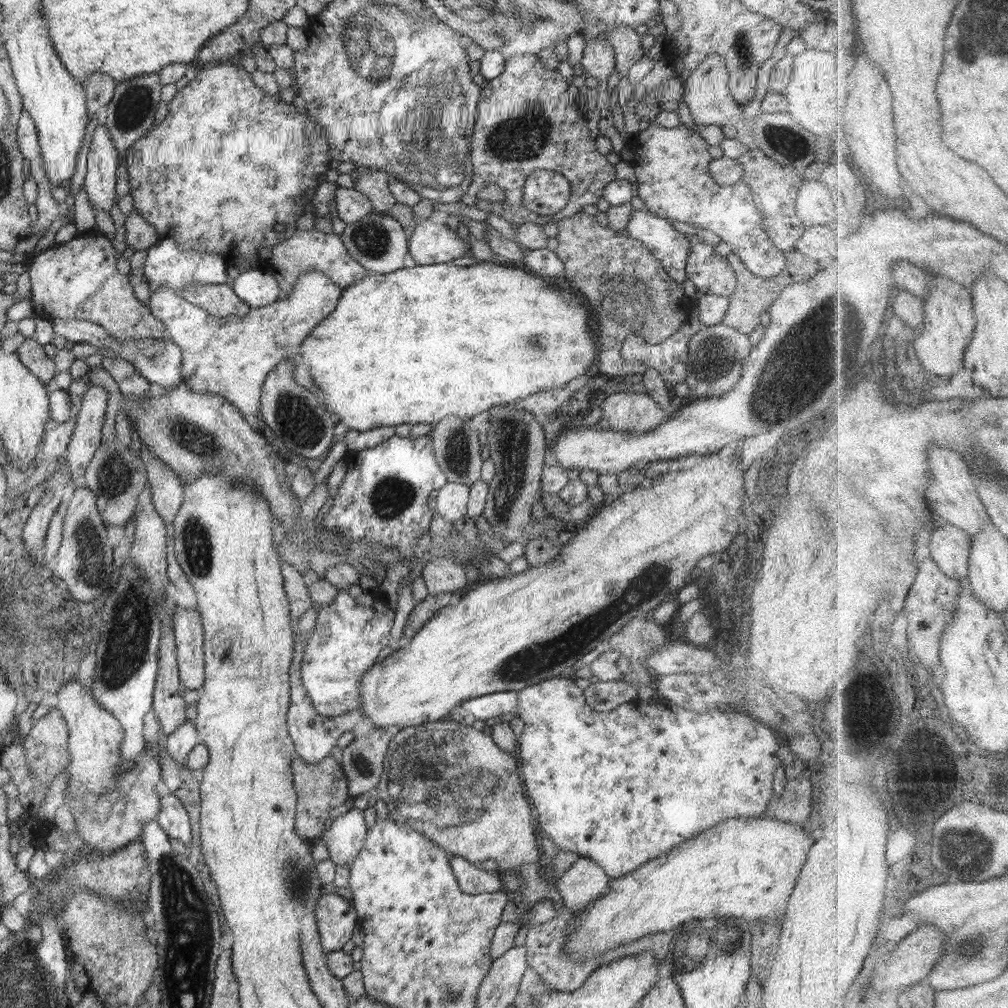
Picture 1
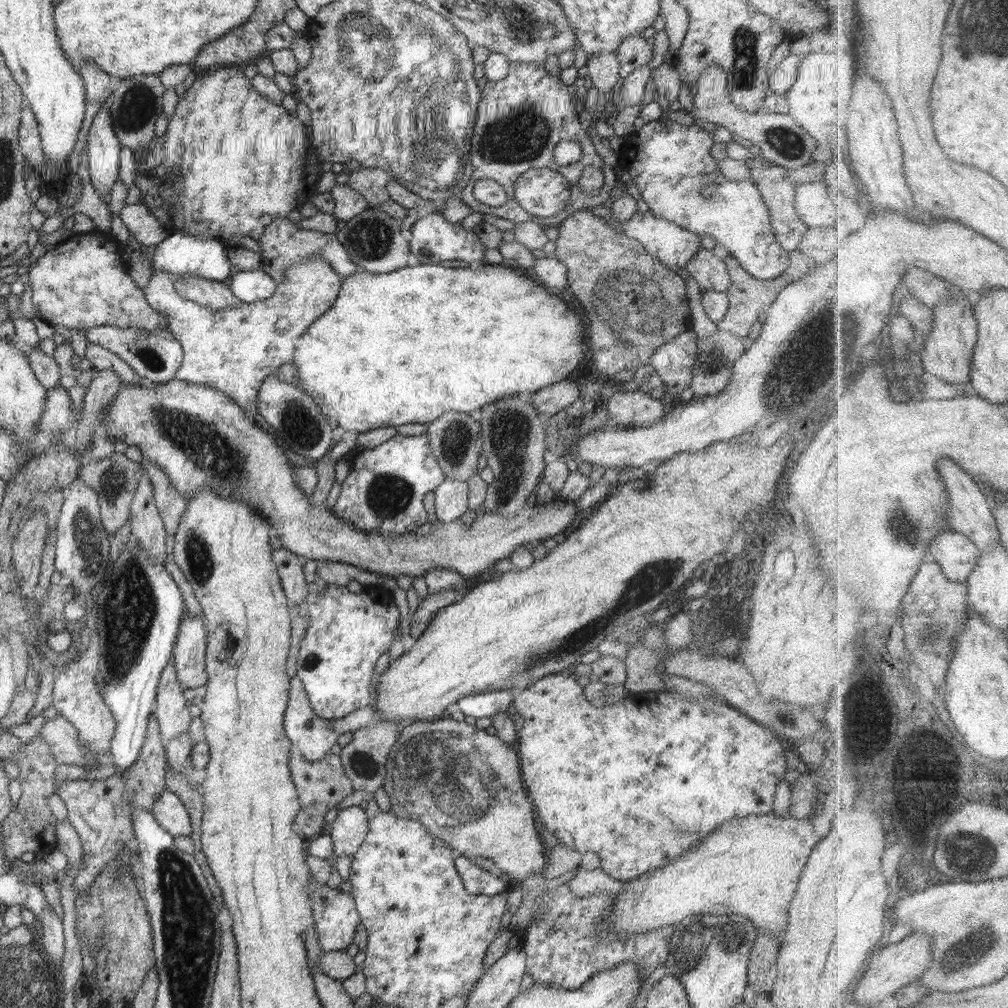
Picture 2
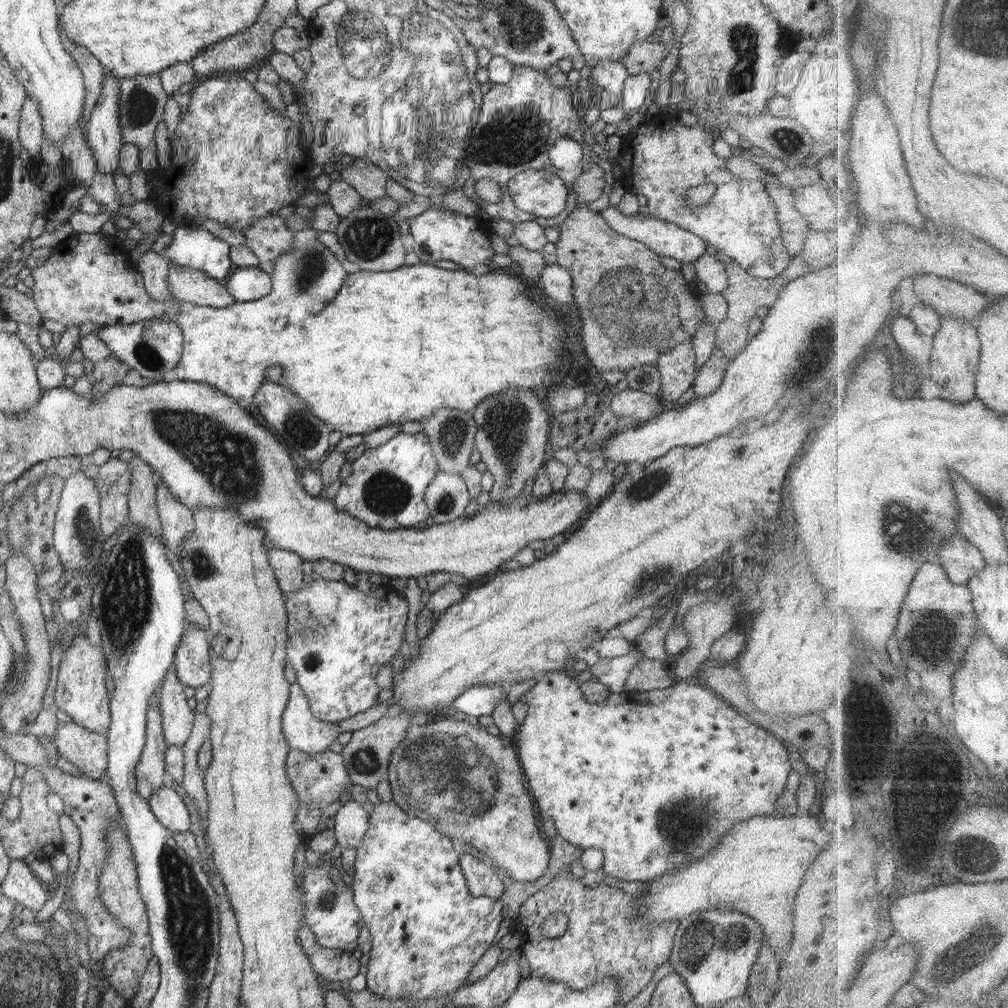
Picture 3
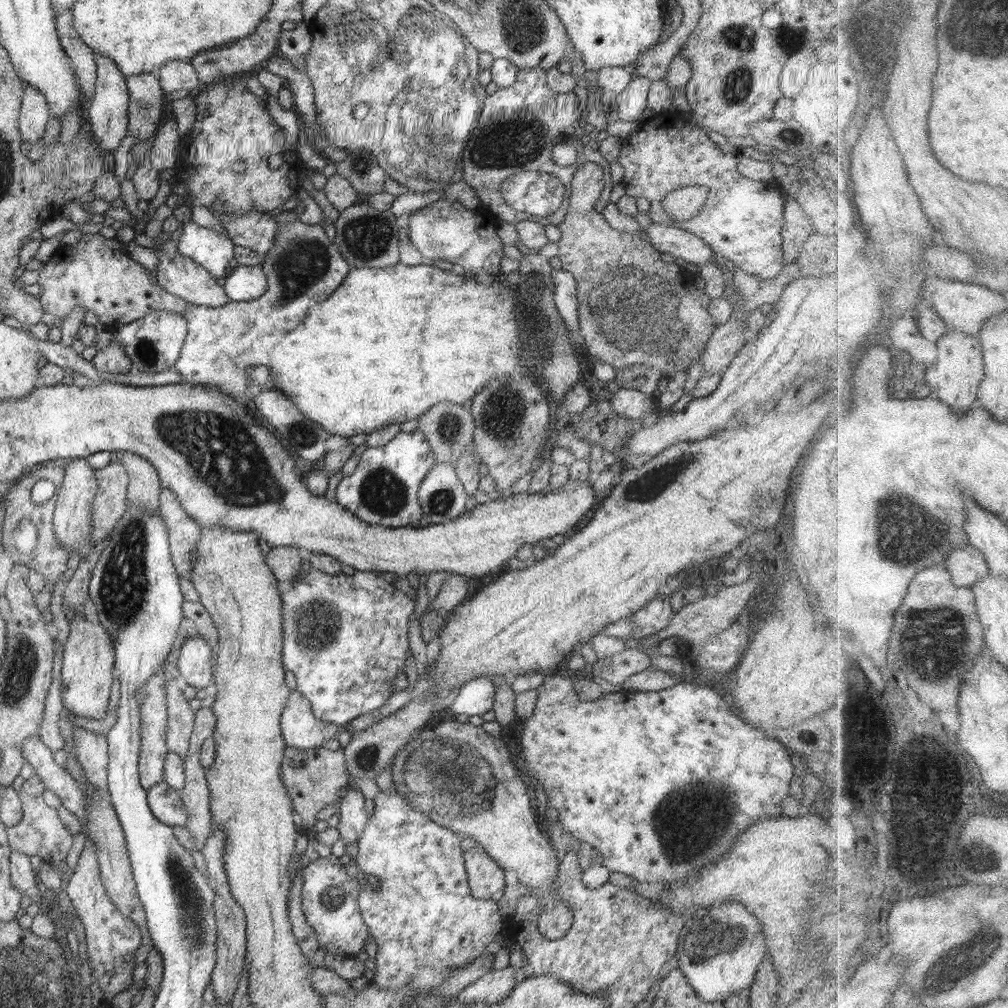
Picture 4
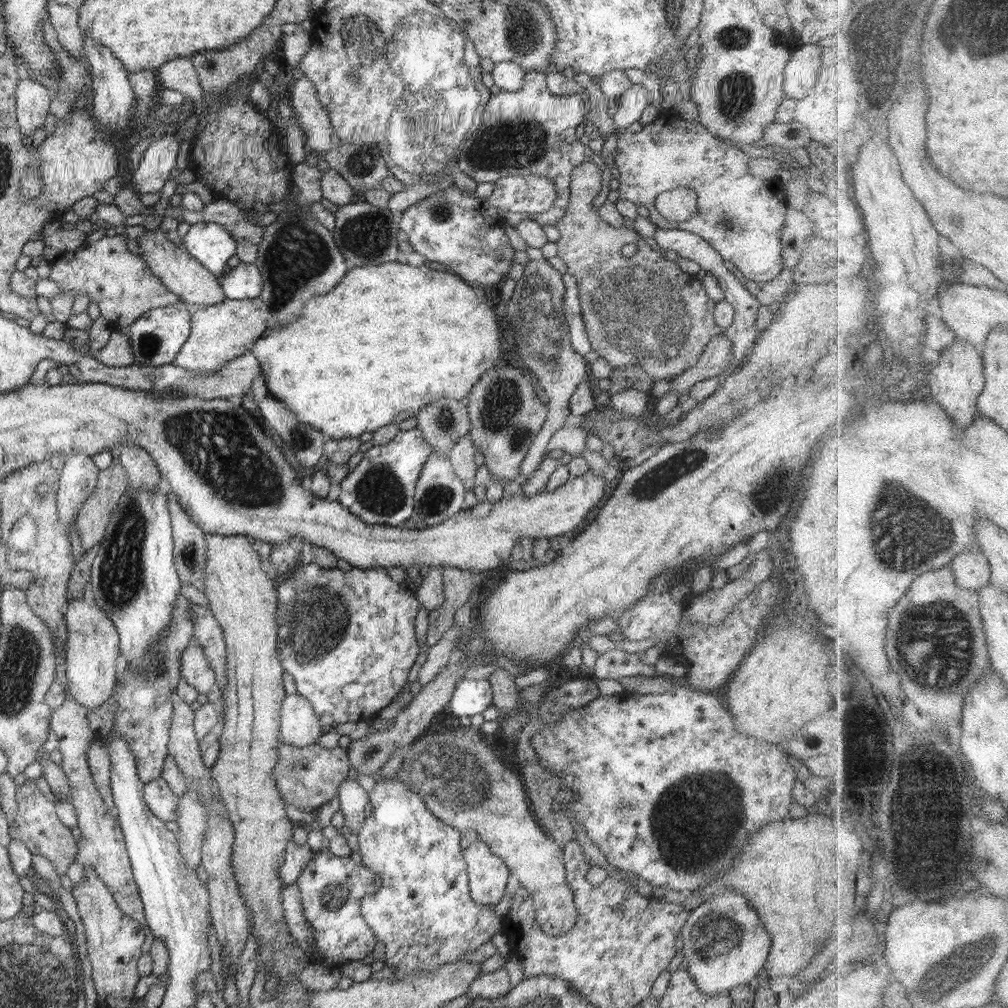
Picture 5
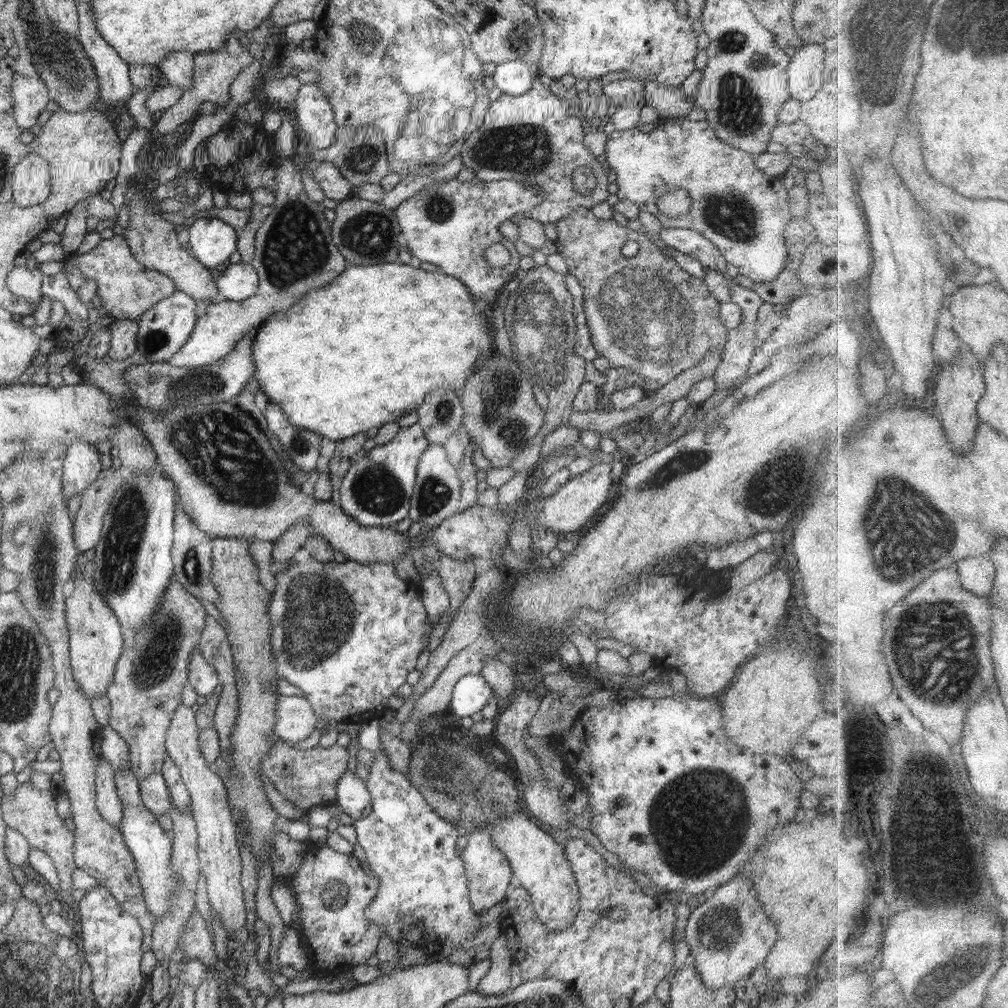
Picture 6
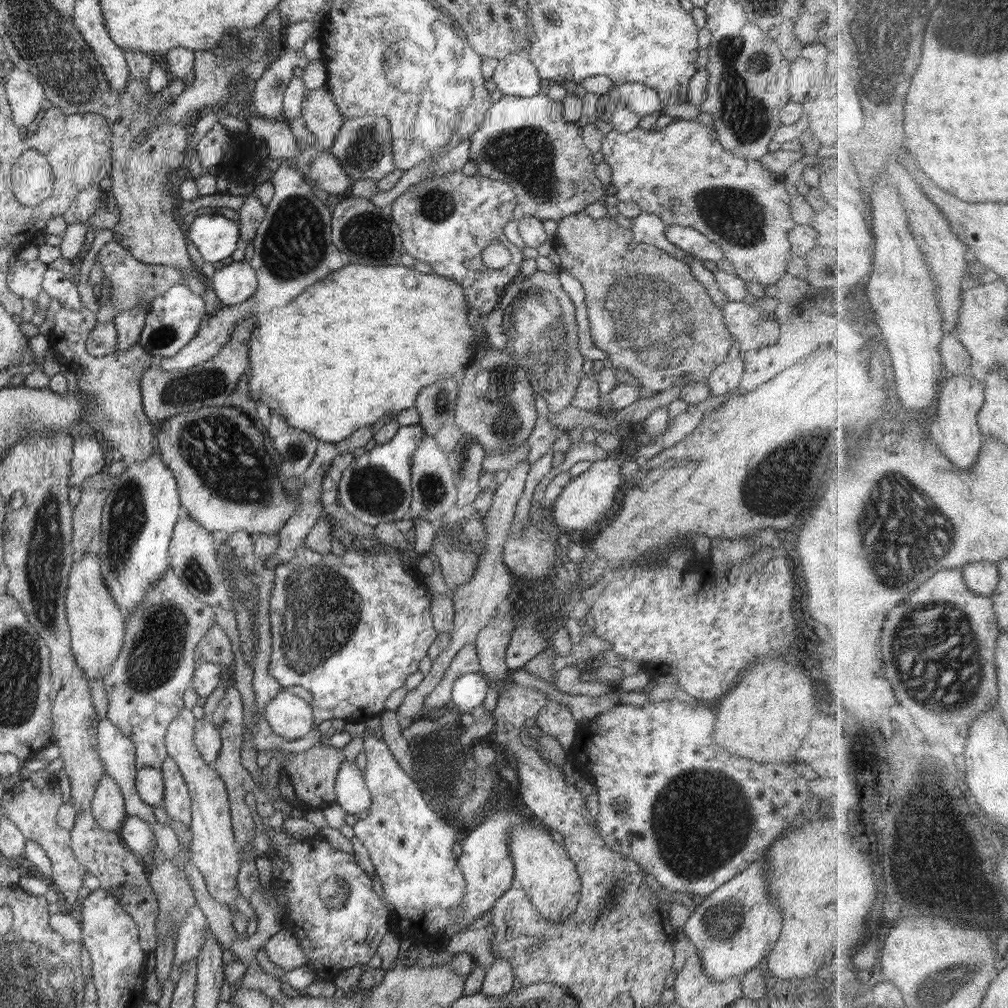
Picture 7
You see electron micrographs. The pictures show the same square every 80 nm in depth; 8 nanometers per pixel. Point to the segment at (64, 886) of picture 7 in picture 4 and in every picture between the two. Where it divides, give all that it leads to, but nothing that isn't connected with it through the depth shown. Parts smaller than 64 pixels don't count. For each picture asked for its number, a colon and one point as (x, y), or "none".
4: (40, 832)
5: (37, 825)
6: (33, 813)

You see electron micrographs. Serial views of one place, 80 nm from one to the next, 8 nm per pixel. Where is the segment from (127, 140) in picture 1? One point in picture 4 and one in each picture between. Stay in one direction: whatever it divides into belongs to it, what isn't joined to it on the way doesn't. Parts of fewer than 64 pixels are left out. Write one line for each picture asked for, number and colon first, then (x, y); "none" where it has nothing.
2: (135, 106)
3: (142, 101)
4: (146, 101)

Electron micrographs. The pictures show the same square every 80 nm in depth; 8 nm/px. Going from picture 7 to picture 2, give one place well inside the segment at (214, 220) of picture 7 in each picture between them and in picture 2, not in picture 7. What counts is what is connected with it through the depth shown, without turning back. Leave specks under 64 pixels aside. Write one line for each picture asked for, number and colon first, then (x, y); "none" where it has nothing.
2: (181, 254)
3: (192, 246)
4: (213, 251)
5: (209, 243)
6: (212, 240)

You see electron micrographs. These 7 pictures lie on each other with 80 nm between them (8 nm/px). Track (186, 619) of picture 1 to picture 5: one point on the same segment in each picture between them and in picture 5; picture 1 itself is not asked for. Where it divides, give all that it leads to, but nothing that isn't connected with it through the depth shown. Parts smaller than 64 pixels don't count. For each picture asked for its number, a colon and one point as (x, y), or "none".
2: (189, 656)
3: (192, 659)
4: (195, 664)
5: (196, 669)

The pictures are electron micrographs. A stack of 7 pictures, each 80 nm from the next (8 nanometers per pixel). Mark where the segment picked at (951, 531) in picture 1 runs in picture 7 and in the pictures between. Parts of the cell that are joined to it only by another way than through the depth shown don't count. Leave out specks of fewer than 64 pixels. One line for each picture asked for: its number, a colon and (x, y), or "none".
2: (959, 555)
3: (963, 559)
4: (969, 565)
5: (974, 570)
6: (979, 574)
7: (984, 578)

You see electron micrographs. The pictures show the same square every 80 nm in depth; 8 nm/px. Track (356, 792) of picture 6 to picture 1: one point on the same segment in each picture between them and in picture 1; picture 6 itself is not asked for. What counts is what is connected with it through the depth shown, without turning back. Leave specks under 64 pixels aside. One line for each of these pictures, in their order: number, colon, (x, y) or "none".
1: (345, 838)
2: (350, 827)
3: (351, 821)
4: (353, 816)
5: (353, 799)

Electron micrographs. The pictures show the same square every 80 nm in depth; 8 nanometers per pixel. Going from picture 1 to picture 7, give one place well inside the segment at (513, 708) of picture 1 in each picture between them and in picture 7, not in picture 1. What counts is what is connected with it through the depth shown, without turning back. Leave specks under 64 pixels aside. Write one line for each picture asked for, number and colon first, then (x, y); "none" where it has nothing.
2: (486, 704)
3: (479, 701)
4: (475, 698)
5: (470, 697)
6: (470, 694)
7: (469, 691)

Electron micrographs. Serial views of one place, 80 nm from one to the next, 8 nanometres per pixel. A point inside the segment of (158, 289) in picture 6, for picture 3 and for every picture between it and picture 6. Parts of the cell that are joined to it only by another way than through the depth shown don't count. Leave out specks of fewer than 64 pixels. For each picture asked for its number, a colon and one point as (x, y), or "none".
3: (89, 278)
4: (97, 273)
5: (121, 284)

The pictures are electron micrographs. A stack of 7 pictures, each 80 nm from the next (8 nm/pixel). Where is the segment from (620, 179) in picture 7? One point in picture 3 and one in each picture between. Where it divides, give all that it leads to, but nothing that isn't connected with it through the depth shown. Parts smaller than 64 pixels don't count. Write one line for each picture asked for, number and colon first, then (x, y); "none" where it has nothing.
3: (662, 162)
4: (742, 219)
5: (740, 215)
6: (743, 211)

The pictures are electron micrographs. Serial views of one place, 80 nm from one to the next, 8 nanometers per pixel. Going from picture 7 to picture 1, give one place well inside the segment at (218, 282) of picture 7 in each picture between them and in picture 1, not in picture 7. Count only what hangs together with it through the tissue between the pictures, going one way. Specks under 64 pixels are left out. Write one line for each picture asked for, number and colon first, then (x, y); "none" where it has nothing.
1: (258, 288)
2: (251, 286)
3: (246, 284)
4: (246, 283)
5: (244, 281)
6: (239, 281)

